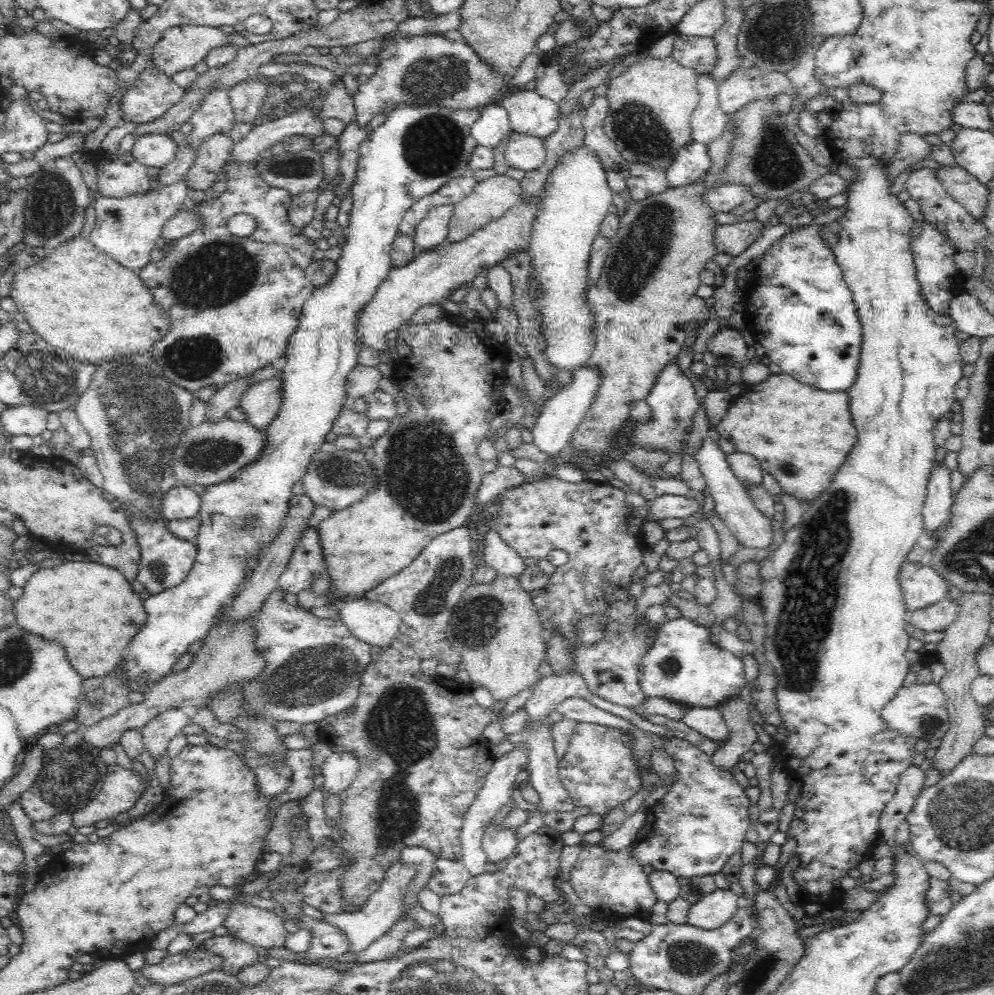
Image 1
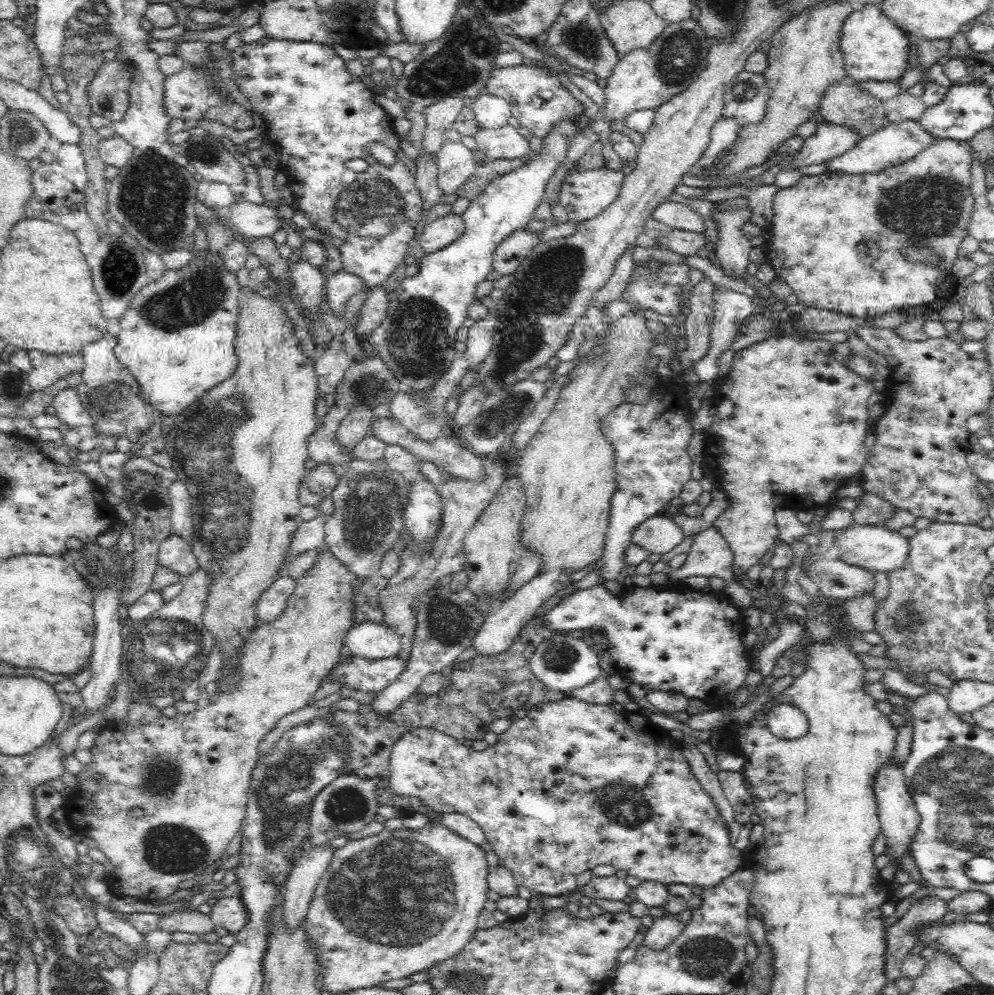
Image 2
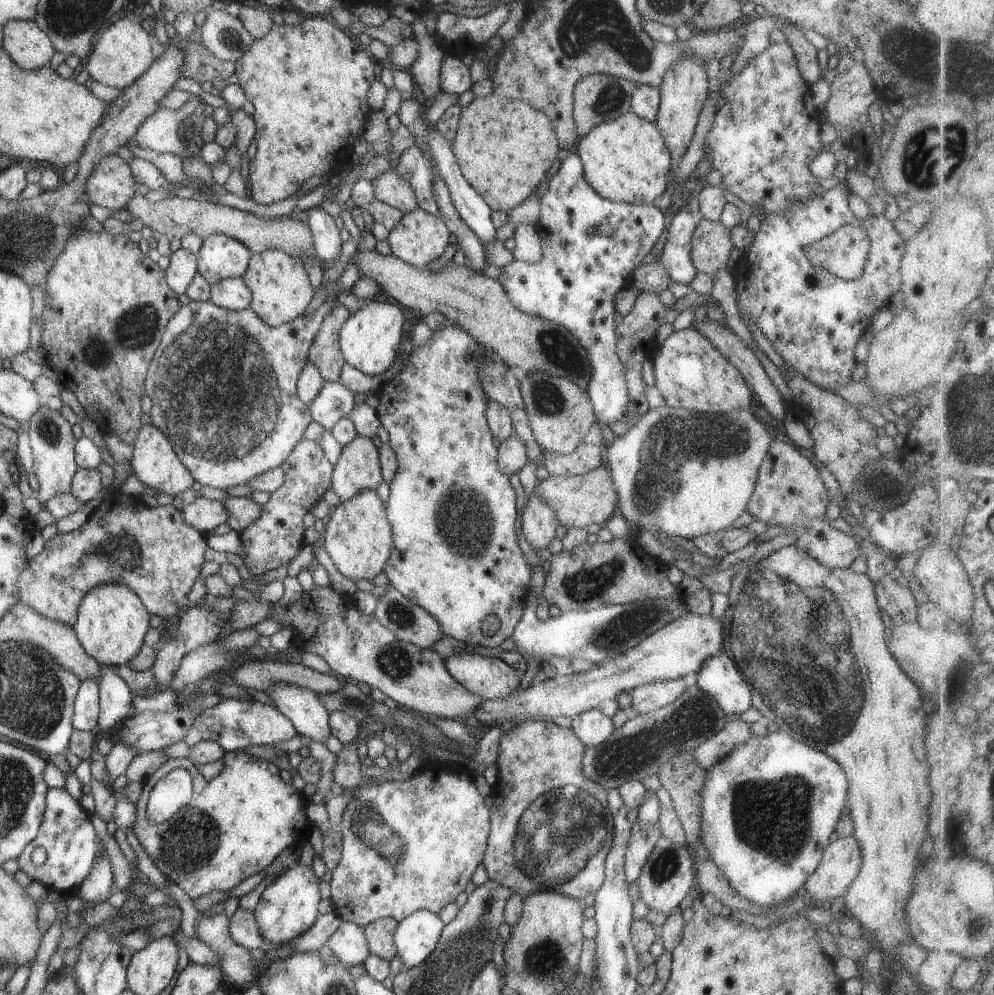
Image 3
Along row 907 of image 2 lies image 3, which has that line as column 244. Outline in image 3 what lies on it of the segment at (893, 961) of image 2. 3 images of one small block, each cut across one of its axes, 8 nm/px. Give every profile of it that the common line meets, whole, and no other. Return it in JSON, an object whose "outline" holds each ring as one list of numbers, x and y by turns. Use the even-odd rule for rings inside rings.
{"outline":[[237,907,233,914,229,916,228,932,235,944,249,950,259,948,263,952,269,952,269,950,275,950,275,948,281,946,281,944,273,944,273,942,259,938,253,914,241,907]]}

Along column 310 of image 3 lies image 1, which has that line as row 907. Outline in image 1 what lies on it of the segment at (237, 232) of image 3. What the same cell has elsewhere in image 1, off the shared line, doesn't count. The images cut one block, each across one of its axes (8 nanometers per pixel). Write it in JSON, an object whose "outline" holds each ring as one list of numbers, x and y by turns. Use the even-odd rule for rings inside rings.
{"outline":[[236,905,223,925,236,938,255,948,280,948,290,934,282,917,254,905]]}

